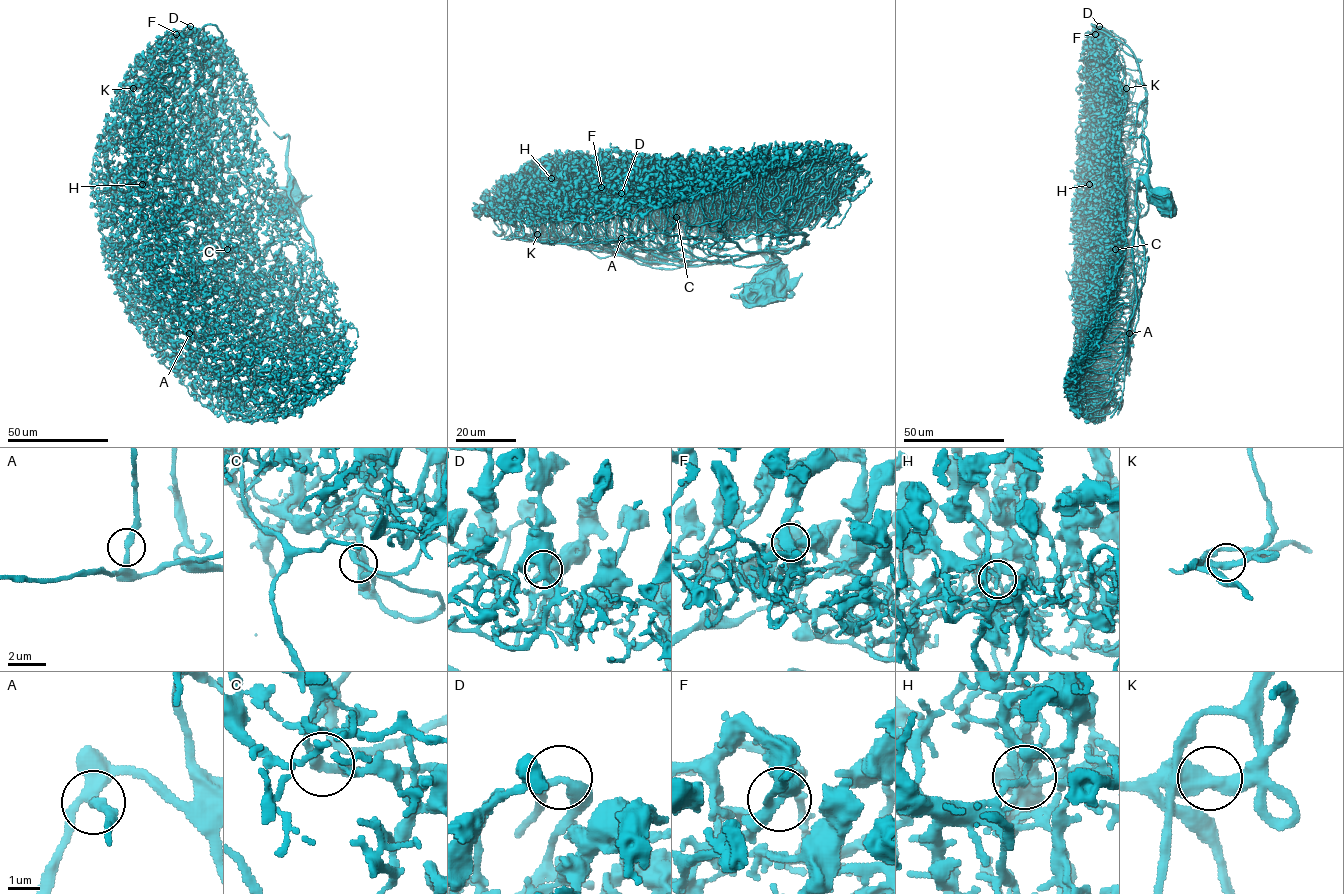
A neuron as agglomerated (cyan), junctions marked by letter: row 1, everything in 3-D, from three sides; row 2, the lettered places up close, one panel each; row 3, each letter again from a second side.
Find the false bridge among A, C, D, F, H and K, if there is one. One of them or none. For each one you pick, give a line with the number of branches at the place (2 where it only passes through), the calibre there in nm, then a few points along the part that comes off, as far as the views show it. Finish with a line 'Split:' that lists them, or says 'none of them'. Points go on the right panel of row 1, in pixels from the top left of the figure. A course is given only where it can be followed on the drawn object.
Split: none of them

